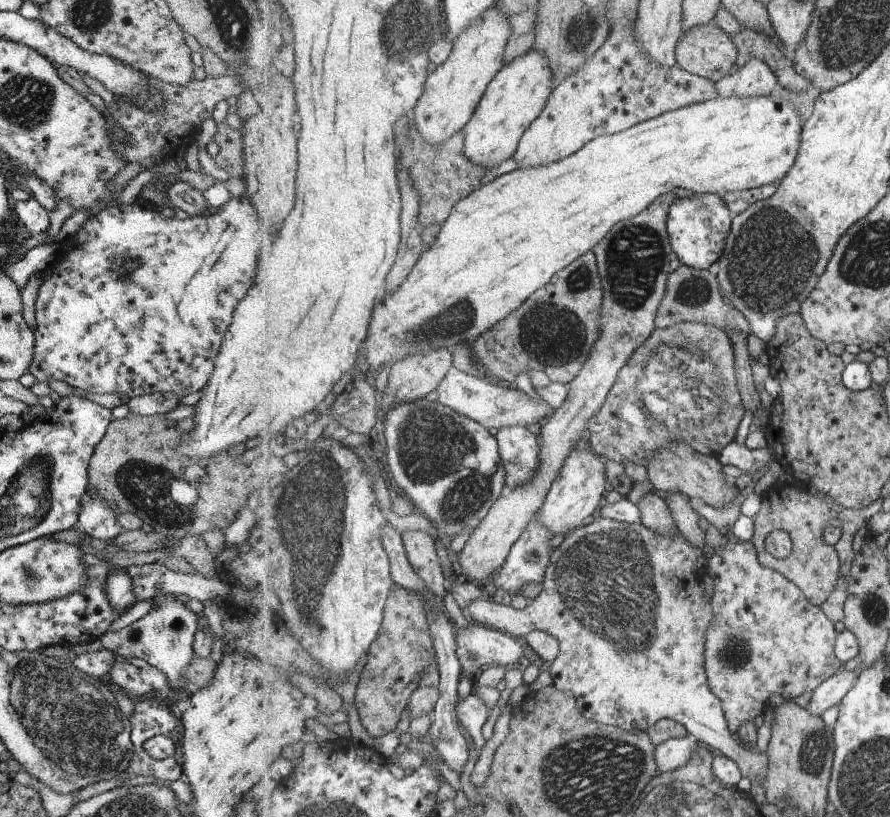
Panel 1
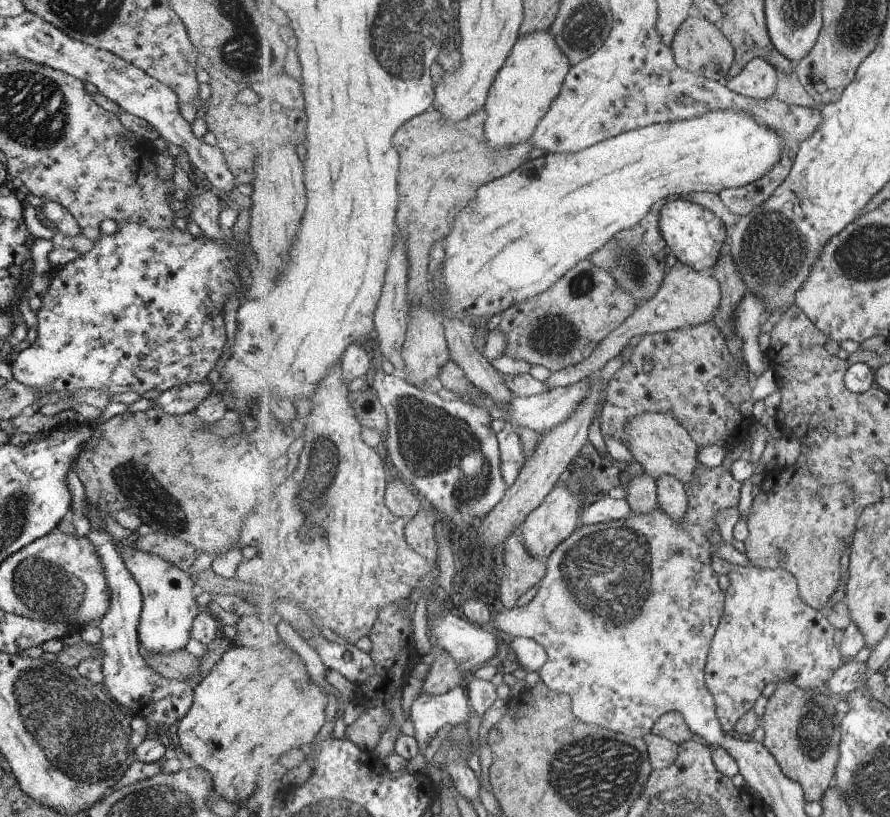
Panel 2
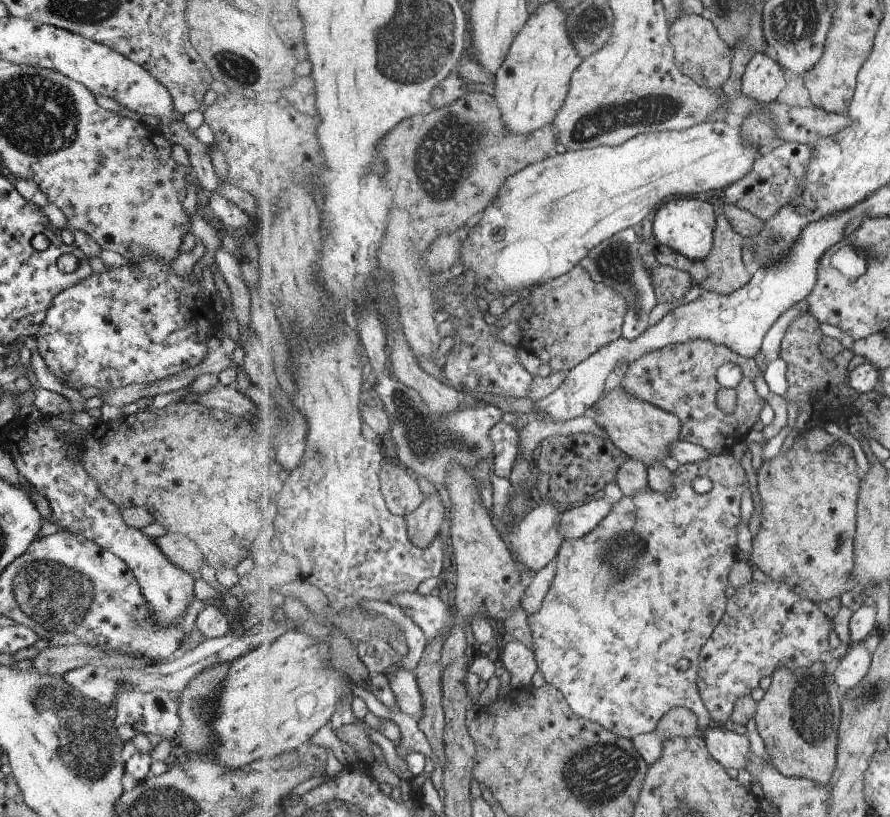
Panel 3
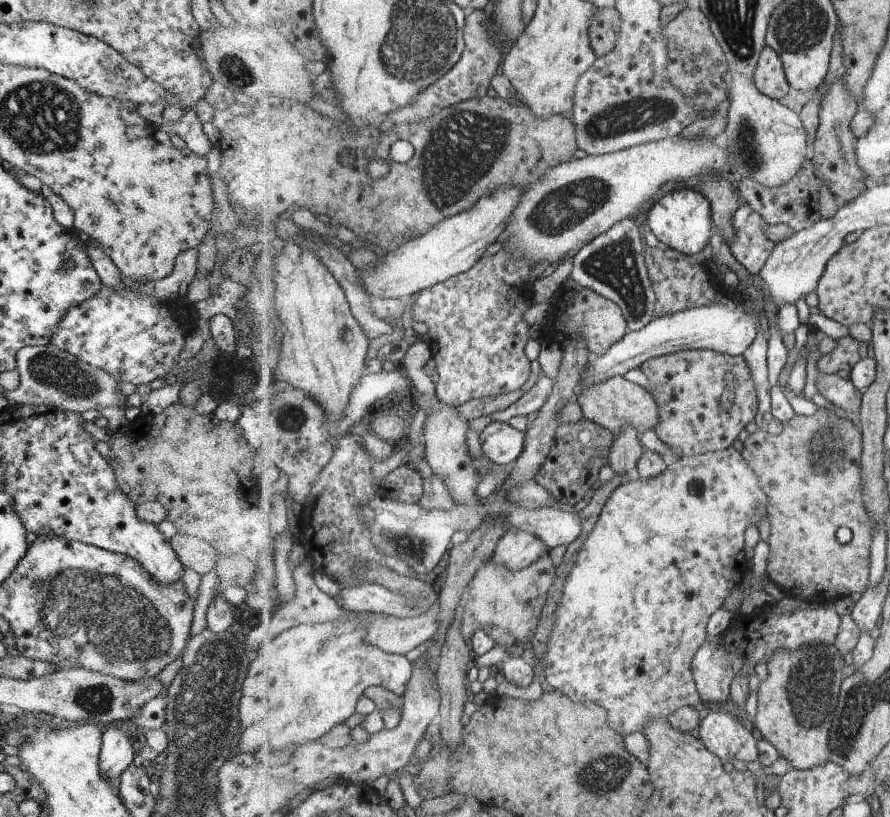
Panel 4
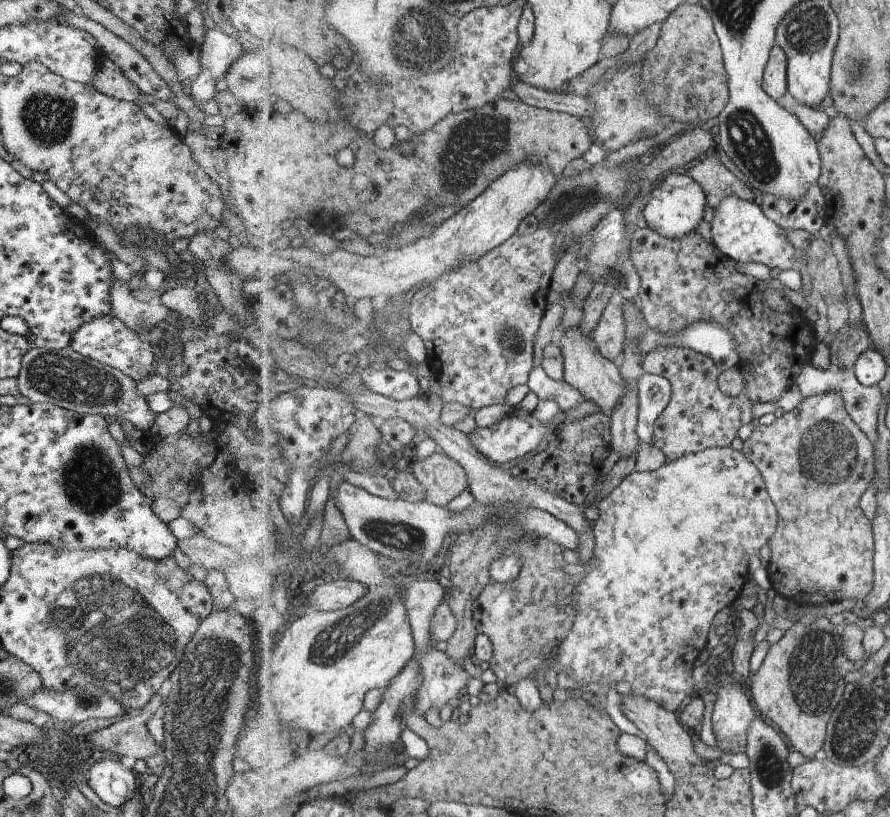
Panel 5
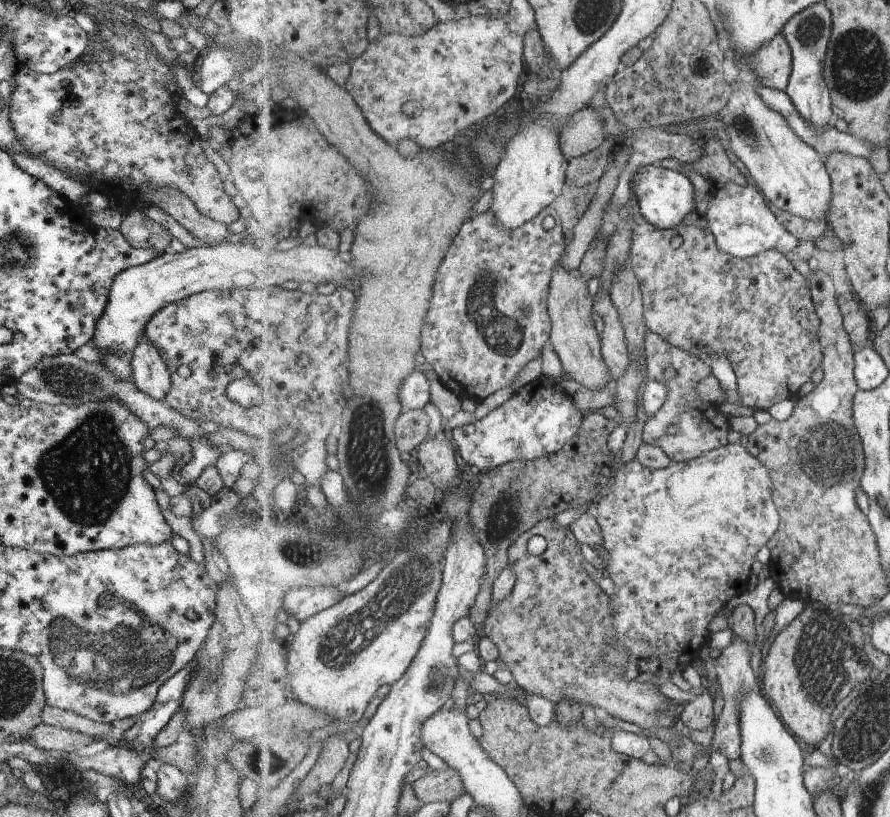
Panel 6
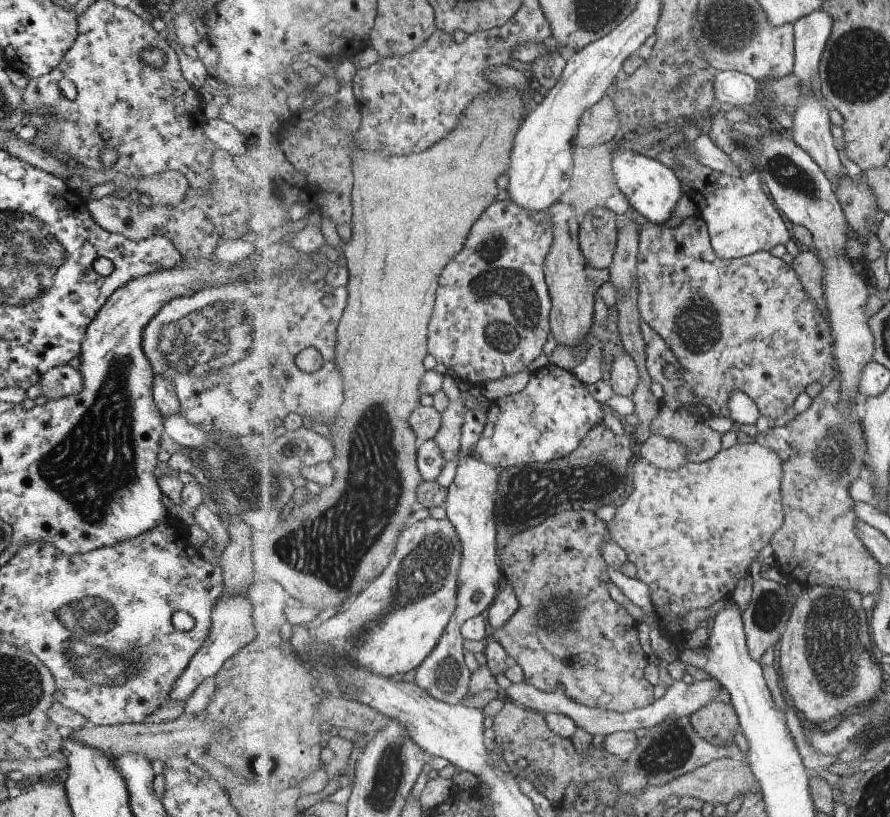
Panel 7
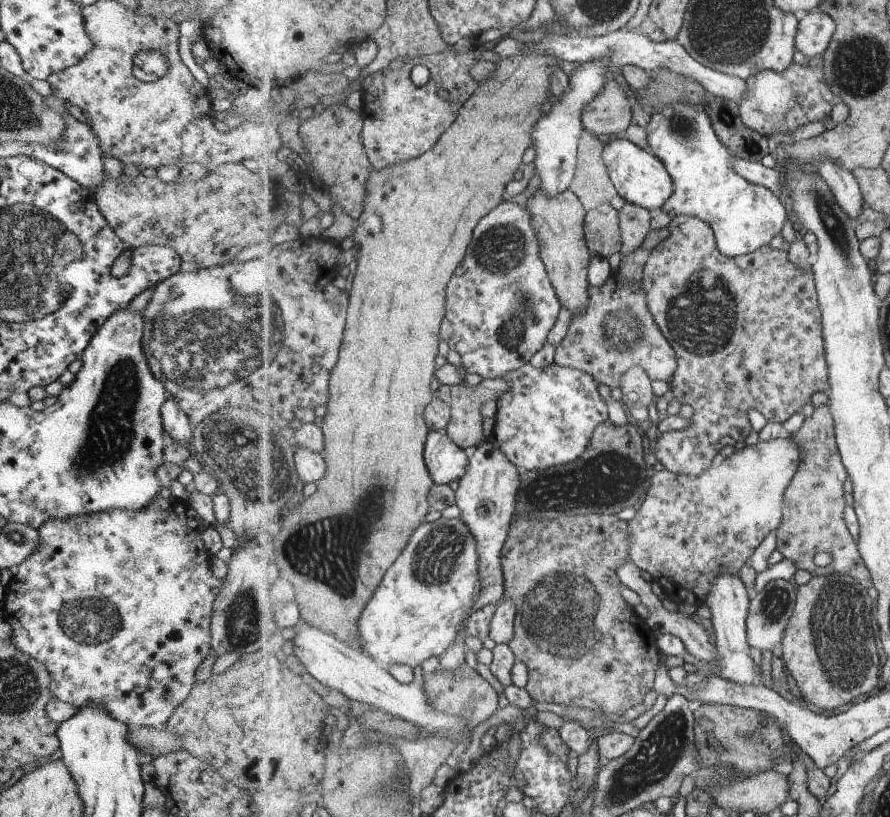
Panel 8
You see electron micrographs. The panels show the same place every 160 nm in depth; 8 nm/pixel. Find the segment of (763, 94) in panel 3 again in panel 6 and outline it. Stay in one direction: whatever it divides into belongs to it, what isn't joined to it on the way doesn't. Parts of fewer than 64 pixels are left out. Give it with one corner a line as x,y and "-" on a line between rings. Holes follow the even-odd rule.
781,32
750,58
761,84
786,91
792,75
792,48

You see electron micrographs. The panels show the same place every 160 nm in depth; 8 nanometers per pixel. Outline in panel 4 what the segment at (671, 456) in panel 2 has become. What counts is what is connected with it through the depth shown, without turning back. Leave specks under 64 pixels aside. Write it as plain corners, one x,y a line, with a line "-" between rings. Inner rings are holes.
615,375
612,379
597,381
586,387
579,388
580,391
574,396
574,399
580,405
583,412
583,420
593,421
611,429
615,436
626,425
632,424
639,432
644,433
649,429
657,429
659,425
659,408
653,400
653,396
640,384
630,381
626,375

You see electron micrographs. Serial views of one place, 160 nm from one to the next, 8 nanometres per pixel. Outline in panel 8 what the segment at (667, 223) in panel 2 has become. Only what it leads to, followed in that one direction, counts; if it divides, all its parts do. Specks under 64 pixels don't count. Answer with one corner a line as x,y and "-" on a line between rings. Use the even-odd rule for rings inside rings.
615,138
610,143
605,142
602,158
617,194
627,202
644,206
648,211
657,213
671,198
674,191
673,177
657,155
649,154
631,140

